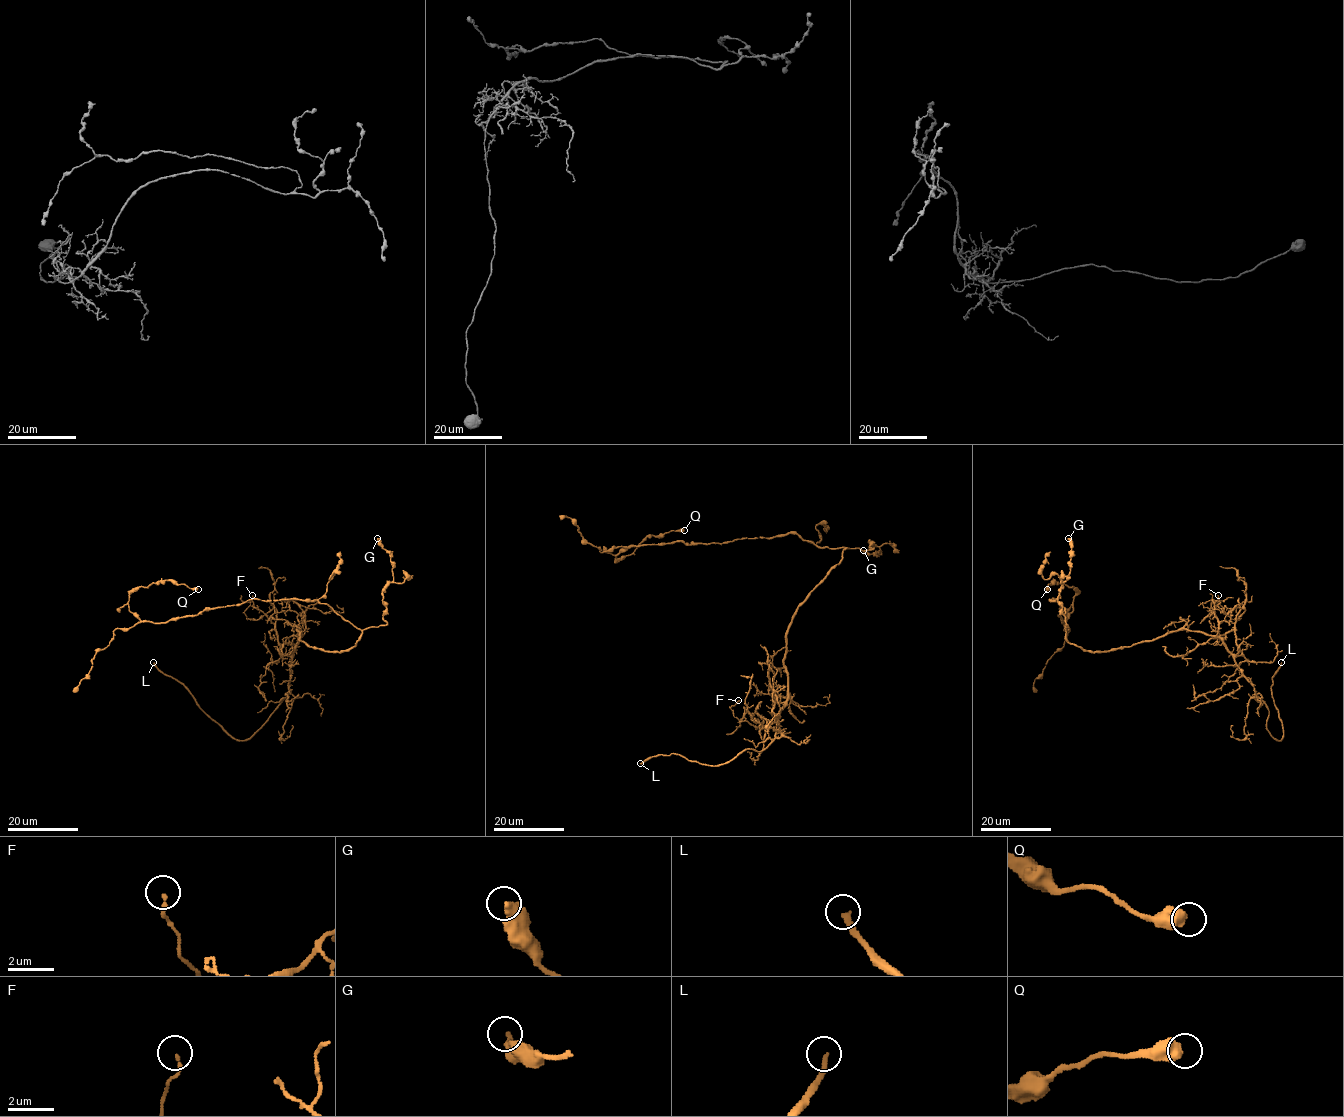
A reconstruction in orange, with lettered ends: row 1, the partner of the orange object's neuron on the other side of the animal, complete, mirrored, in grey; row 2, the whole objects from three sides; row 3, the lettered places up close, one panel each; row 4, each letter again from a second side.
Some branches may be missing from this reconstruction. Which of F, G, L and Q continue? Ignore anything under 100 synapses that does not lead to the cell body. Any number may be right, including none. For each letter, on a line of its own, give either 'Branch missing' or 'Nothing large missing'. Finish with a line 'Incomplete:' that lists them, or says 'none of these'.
F: Nothing large missing
G: Nothing large missing
L: Branch missing
Q: Nothing large missing
Incomplete: L

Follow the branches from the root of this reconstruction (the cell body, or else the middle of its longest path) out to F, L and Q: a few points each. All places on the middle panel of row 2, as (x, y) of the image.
F: (823, 578), (786, 635), (787, 701), (778, 716), (759, 727), (739, 721), (730, 708), (738, 700)
L: (823, 578), (786, 635), (787, 701), (776, 737), (761, 751), (745, 749), (714, 766), (673, 753), (640, 763)
Q: (823, 578), (848, 548), (818, 547), (796, 533), (639, 545), (614, 555), (623, 558), (647, 537), (684, 530)

